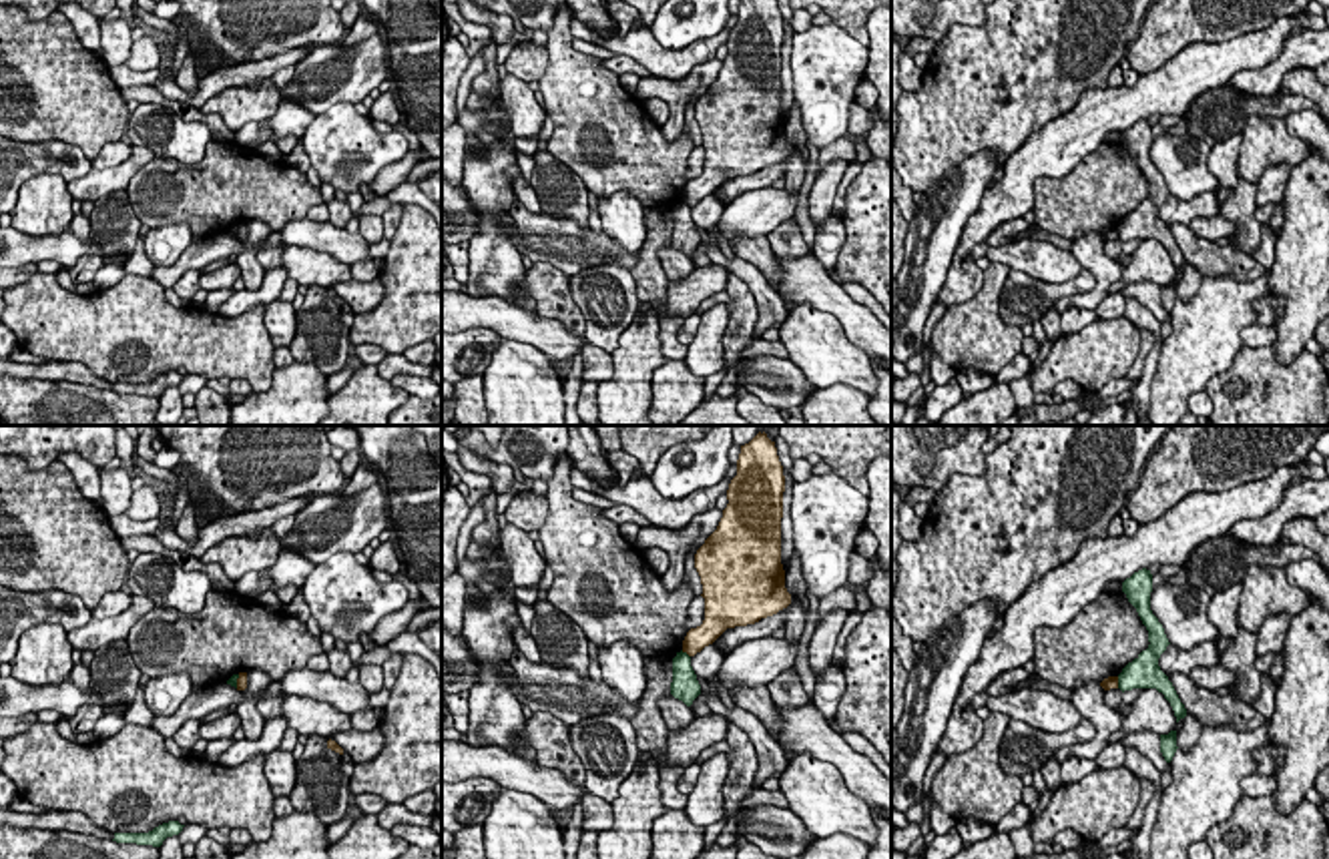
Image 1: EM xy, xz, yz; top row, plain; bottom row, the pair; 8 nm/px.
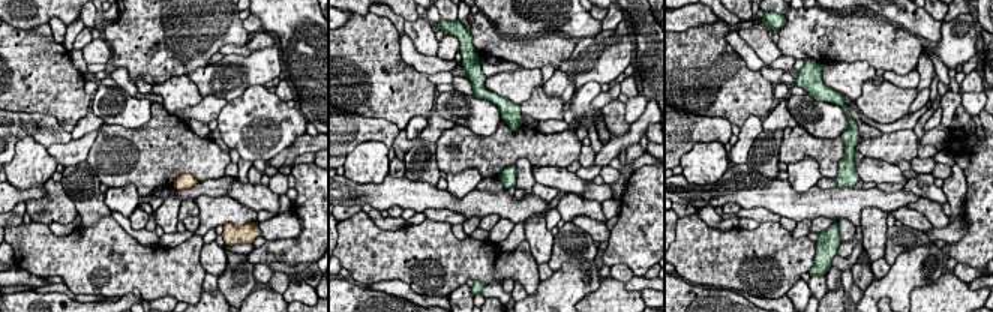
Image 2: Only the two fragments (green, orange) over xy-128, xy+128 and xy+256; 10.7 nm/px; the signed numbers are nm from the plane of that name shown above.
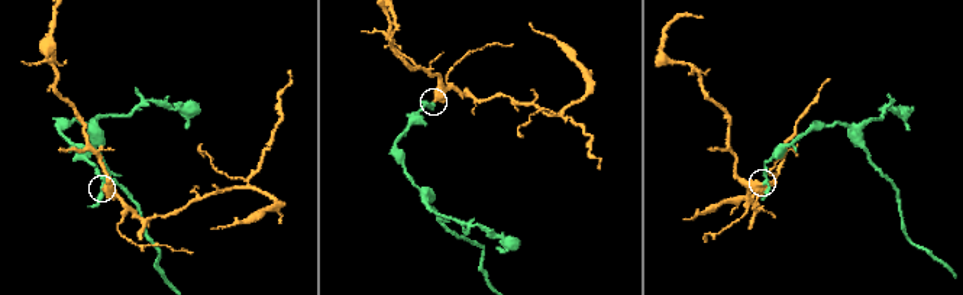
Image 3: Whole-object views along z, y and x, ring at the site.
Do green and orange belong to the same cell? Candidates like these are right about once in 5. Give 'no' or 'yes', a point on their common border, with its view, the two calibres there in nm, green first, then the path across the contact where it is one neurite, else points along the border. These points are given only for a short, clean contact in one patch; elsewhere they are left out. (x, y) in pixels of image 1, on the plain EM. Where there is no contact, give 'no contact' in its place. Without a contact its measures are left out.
no | xz (685, 203) | 200/180 nm | along xz (681, 201), (689, 207)

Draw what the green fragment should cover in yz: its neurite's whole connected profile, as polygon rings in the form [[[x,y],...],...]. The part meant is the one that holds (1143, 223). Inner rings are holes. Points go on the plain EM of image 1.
[[[1142,118],[1122,132],[1122,142],[1128,153],[1136,159],[1142,175],[1148,181],[1148,199],[1142,201],[1132,213],[1128,213],[1118,225],[1118,239],[1156,239],[1170,253],[1176,273],[1186,267],[1186,259],[1180,253],[1172,233],[1160,221],[1158,209],[1170,195],[1162,175],[1150,161],[1152,124]]]

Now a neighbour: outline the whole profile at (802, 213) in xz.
[[[807,140],[807,151],[809,151],[809,157],[807,157],[807,163],[805,163],[805,179],[803,179],[801,189],[799,189],[799,205],[795,209],[793,219],[799,223],[805,243],[809,247],[813,247],[815,225],[809,219],[807,199],[809,199],[811,187],[817,179],[819,149],[813,142]]]

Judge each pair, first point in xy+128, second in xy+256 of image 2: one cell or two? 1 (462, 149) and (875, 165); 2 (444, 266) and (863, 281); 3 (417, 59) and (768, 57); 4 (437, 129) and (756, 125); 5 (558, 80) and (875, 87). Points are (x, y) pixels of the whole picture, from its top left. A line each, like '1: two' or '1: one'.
1: two
2: two
3: two
4: two
5: two

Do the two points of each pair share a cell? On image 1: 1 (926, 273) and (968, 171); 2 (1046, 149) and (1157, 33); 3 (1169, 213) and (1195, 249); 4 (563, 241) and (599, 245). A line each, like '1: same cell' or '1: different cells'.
1: same cell
2: different cells
3: different cells
4: same cell

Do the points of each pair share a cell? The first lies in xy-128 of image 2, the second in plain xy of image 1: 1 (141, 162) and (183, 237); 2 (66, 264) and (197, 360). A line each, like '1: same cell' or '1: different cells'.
1: different cells
2: same cell

